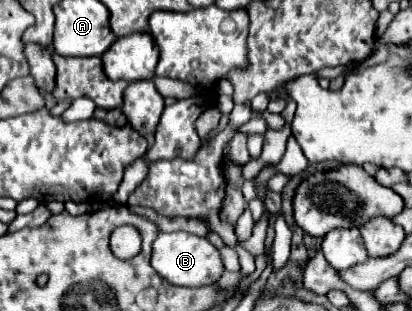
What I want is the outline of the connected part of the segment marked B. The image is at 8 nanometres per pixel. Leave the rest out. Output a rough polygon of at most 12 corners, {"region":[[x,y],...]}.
{"region":[[160,232],[150,264],[176,286],[208,286],[218,250],[188,232]]}

